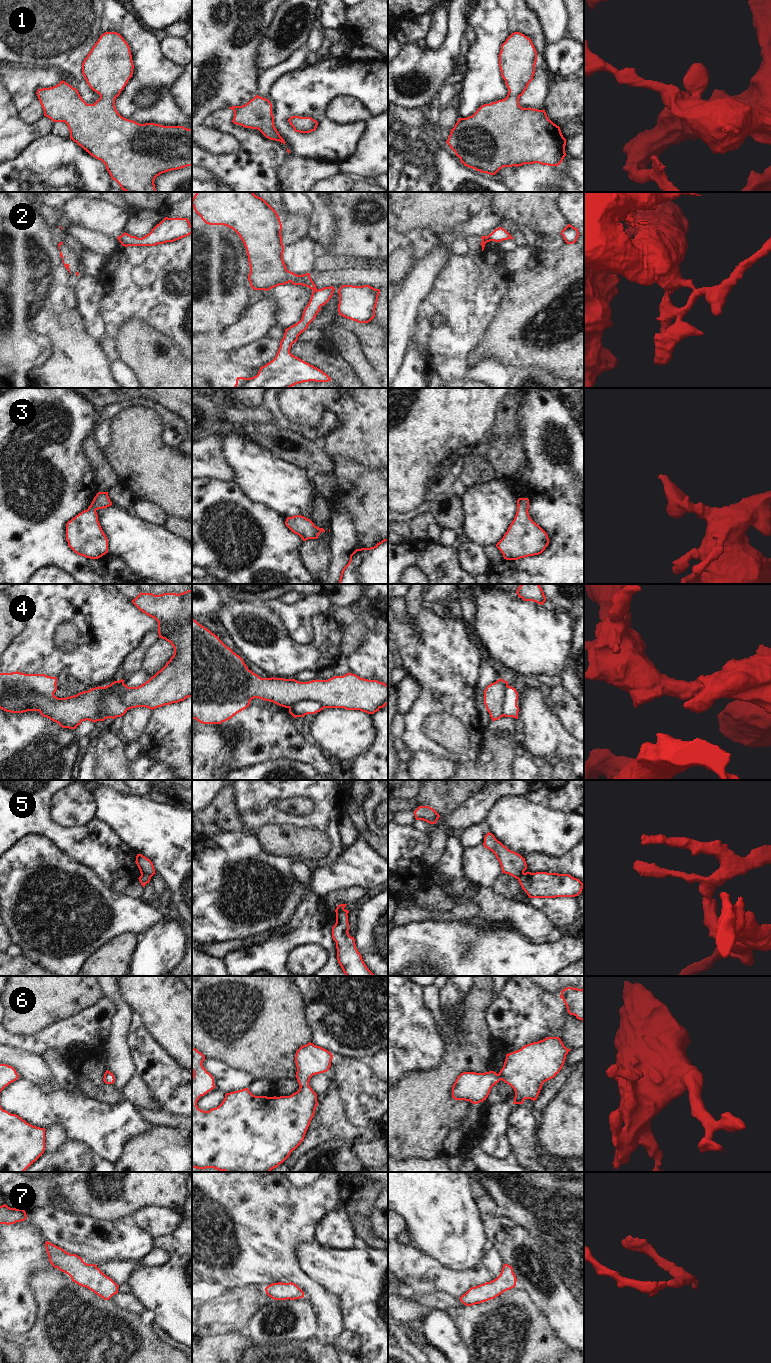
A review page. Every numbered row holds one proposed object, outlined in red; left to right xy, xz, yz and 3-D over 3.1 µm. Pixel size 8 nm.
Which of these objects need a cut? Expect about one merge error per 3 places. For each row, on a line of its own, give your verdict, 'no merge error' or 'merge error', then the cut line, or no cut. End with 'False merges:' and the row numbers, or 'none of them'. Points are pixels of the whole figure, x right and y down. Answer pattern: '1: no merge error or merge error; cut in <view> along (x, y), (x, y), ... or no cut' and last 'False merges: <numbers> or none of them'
1: no merge error; no cut
2: merge error; cut in yz along (486, 237), (487, 241)
3: no merge error; no cut
4: merge error; cut in xy along (103, 694), (114, 690), (126, 711)
5: merge error; cut in xz along (336, 912), (344, 912), (346, 914)
6: no merge error; no cut
7: no merge error; no cut
False merges: 2, 4, 5

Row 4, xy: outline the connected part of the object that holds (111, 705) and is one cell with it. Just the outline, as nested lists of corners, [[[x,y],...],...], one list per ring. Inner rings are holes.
[[[115,690],[106,692],[104,694],[100,708],[106,715],[108,715],[112,719],[121,717],[127,712],[125,707],[119,700],[119,695]]]

